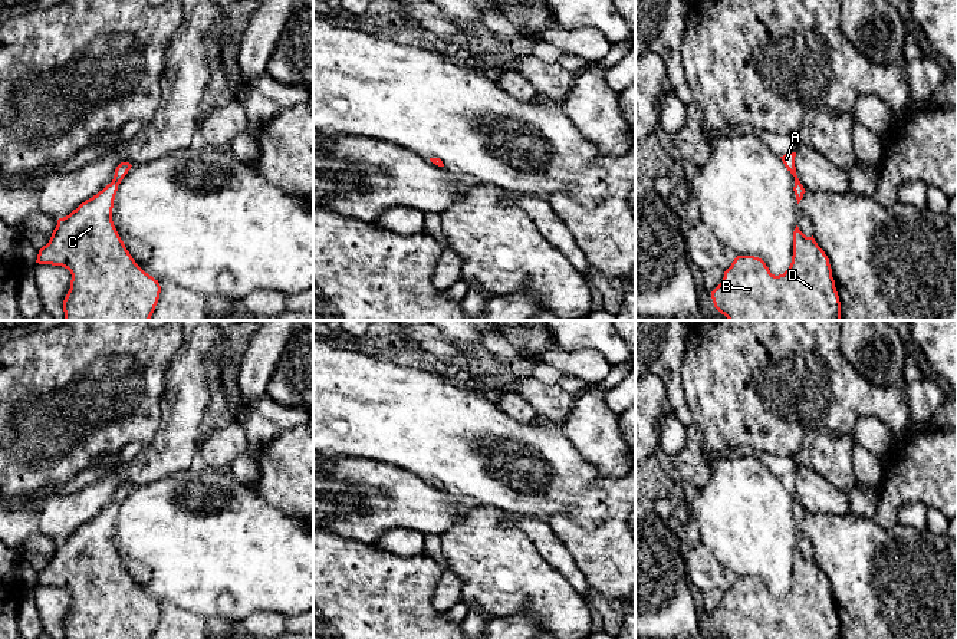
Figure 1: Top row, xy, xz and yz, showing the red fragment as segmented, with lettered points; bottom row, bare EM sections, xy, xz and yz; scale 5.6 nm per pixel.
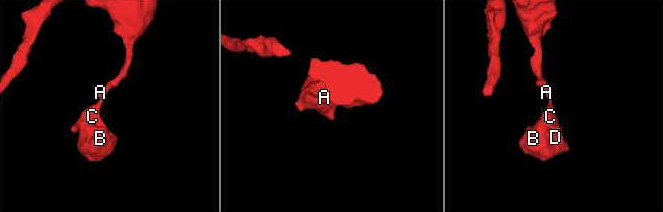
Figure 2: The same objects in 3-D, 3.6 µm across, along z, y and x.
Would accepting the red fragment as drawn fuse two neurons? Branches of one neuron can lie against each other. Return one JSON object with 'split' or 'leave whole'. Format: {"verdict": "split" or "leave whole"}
{"verdict": "leave whole"}

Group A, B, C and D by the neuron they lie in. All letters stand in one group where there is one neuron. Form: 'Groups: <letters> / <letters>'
Groups: A B C D

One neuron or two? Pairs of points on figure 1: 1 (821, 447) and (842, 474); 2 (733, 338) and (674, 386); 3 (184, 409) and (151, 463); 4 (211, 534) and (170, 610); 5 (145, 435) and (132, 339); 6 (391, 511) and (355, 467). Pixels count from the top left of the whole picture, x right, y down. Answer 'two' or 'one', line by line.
1: one
2: two
3: one
4: two
5: one
6: one

